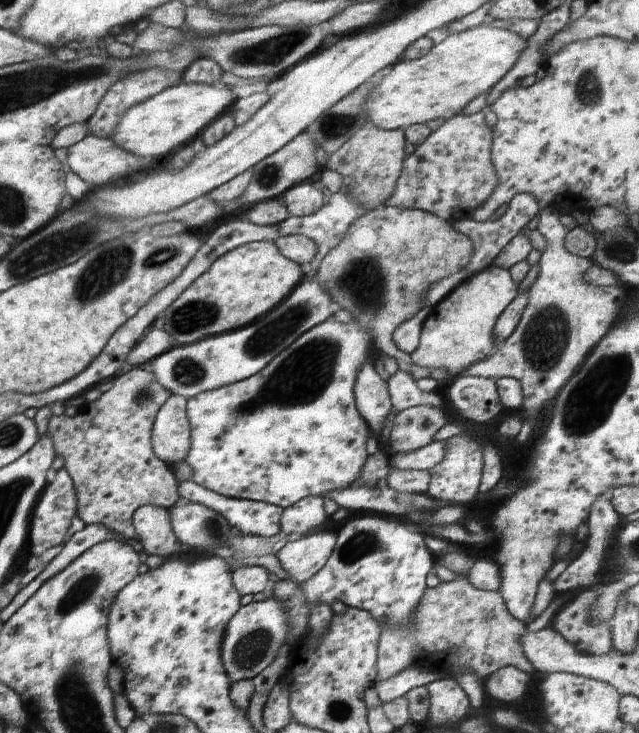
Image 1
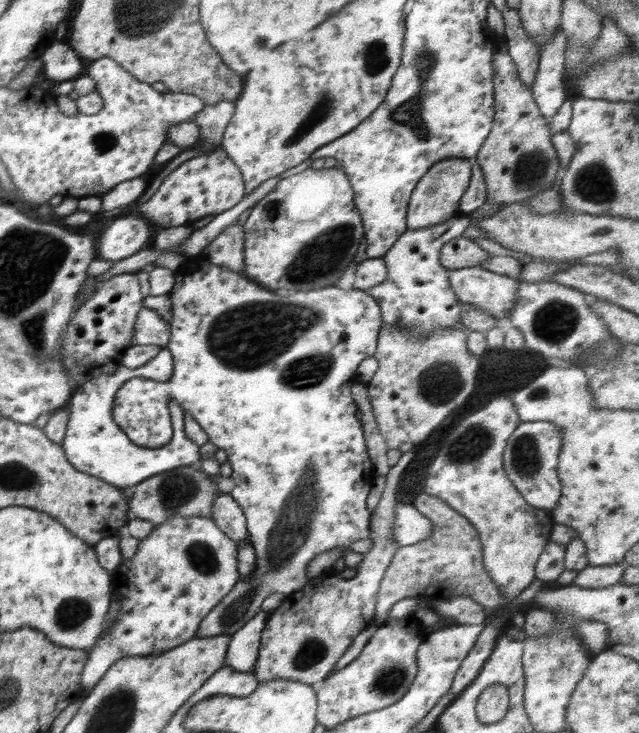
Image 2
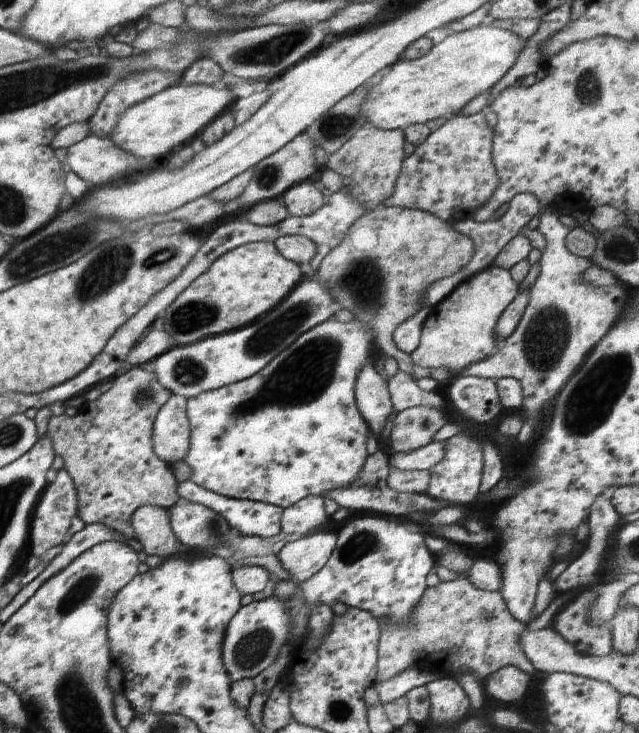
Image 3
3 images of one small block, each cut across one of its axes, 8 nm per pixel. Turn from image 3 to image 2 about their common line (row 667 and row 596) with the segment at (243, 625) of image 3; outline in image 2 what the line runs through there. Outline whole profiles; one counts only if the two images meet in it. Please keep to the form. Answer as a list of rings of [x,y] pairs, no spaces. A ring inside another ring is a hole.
[[[186,258],[181,265],[182,269],[176,272],[177,280],[167,294],[173,304],[171,325],[171,340],[167,350],[174,357],[174,373],[168,381],[154,381],[151,379],[134,378],[127,381],[116,393],[112,414],[114,422],[126,433],[136,445],[147,448],[161,448],[170,442],[172,435],[172,423],[168,404],[174,402],[186,414],[198,422],[207,434],[209,442],[218,449],[226,452],[232,467],[231,485],[227,487],[228,492],[238,506],[242,507],[245,514],[246,528],[249,539],[256,554],[256,567],[254,571],[239,580],[230,592],[222,598],[207,615],[202,619],[196,635],[198,637],[213,637],[218,635],[232,635],[240,630],[248,620],[261,611],[264,600],[270,594],[282,593],[290,595],[298,589],[302,589],[308,582],[309,576],[306,574],[308,564],[312,562],[314,556],[334,550],[334,548],[346,548],[358,540],[371,540],[370,520],[373,511],[366,507],[366,498],[370,492],[370,486],[377,474],[374,472],[372,460],[368,456],[366,442],[364,440],[364,430],[362,421],[356,417],[358,407],[352,399],[350,388],[358,382],[359,364],[366,358],[372,357],[376,351],[379,333],[383,327],[381,320],[381,310],[377,300],[367,291],[358,289],[344,290],[332,285],[314,290],[296,292],[292,298],[278,298],[274,292],[260,288],[260,284],[247,279],[244,274],[230,270],[218,264],[199,258]]]

